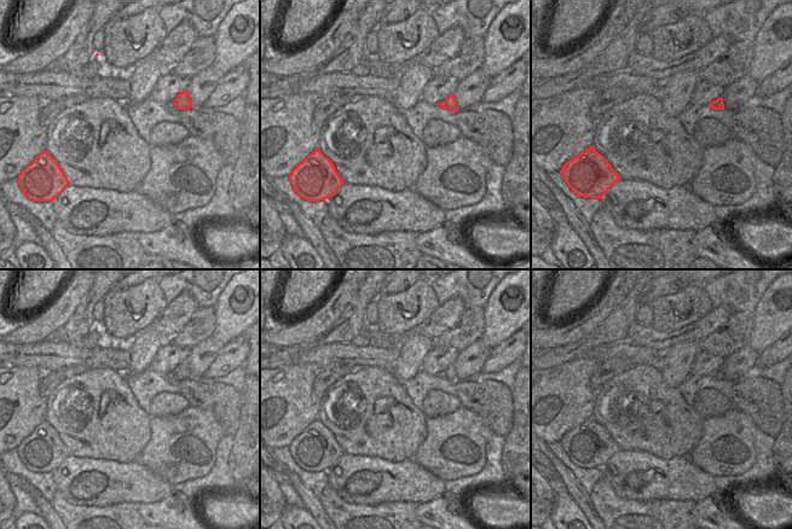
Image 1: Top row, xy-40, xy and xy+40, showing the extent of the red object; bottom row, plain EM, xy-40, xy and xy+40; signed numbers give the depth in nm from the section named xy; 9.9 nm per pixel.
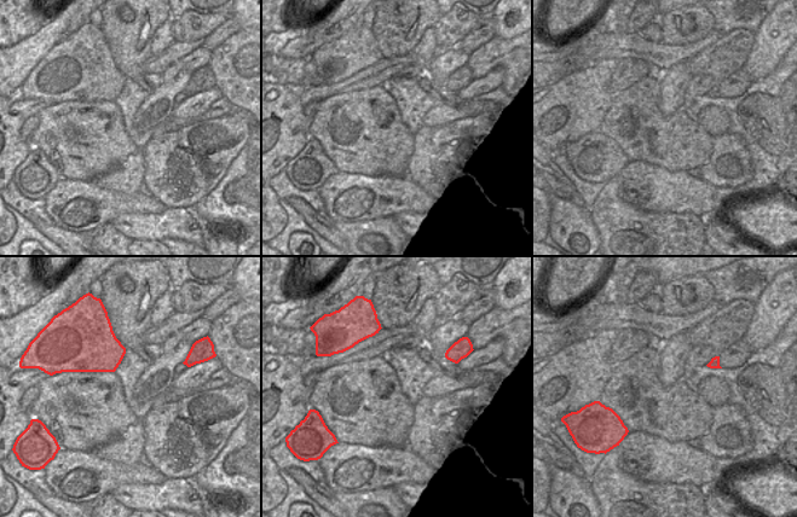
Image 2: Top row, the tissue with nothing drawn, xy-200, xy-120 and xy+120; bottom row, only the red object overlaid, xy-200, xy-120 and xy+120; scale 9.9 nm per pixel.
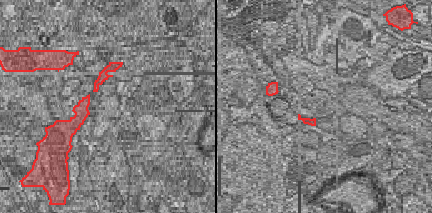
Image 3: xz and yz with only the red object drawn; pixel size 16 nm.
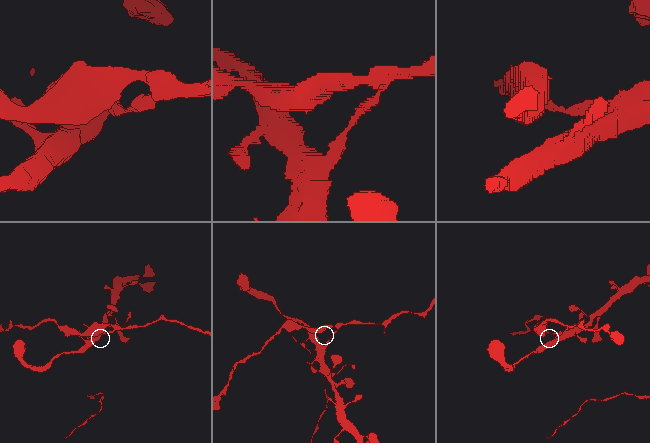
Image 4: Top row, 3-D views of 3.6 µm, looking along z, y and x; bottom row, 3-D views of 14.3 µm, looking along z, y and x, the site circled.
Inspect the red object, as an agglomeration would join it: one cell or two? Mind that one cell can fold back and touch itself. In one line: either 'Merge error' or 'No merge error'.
Merge error.

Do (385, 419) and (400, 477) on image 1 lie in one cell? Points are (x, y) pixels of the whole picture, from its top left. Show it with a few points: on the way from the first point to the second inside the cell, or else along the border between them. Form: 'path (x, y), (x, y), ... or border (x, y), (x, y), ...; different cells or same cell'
border (368, 455), (391, 461), (408, 459); different cells

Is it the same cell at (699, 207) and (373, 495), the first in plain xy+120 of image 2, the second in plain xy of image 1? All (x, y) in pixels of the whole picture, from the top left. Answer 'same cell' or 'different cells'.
same cell

